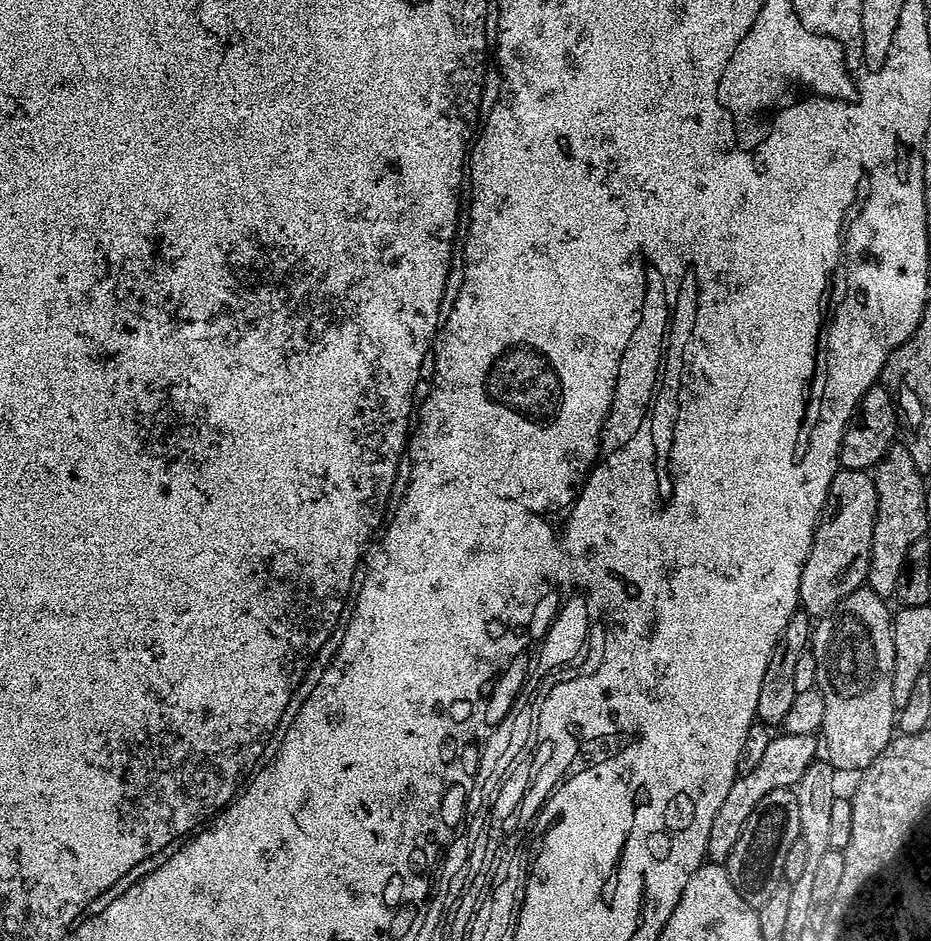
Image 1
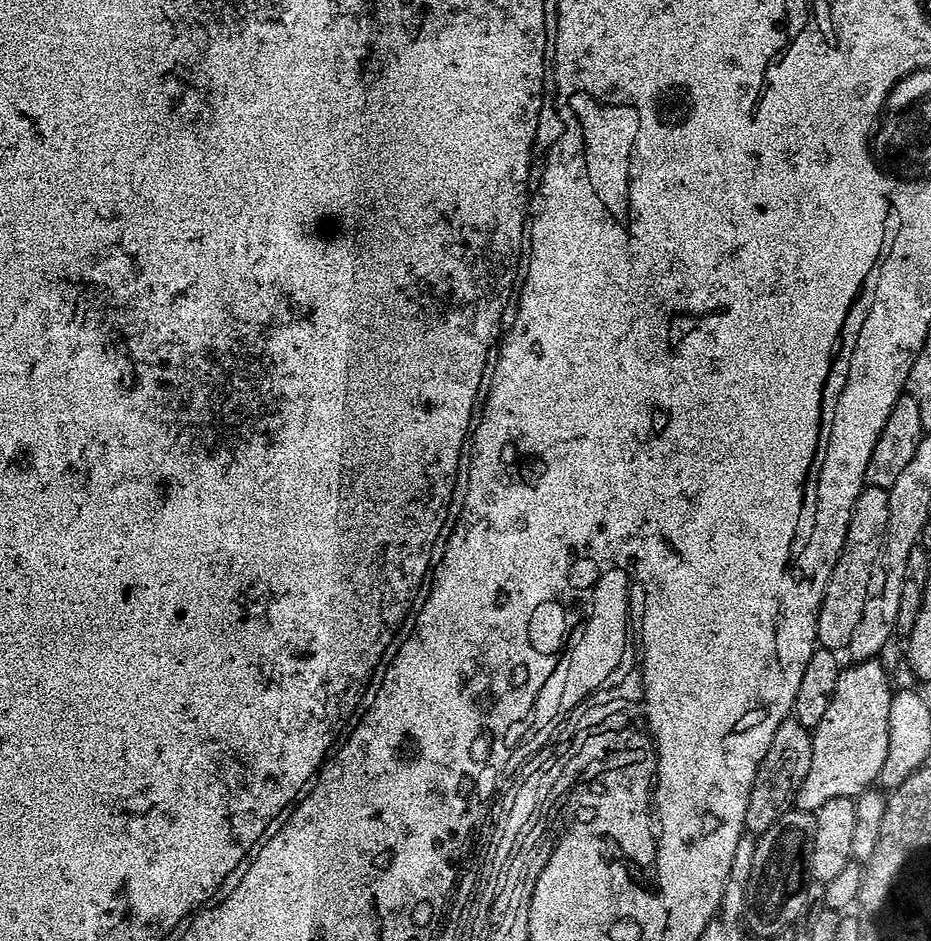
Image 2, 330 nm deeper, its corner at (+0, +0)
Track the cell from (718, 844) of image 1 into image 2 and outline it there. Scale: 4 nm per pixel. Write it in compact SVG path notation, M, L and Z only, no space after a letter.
M879 659L852 662L841 671L838 686L834 686L834 694L830 698L830 706L822 722L811 729L812 753L810 754L810 770L806 778L802 778L802 786L796 792L795 807L802 812L815 812L830 798L857 798L871 789L880 779L880 771L887 754L887 719L890 715L890 704L894 693L890 683L890 672L880 665Z

